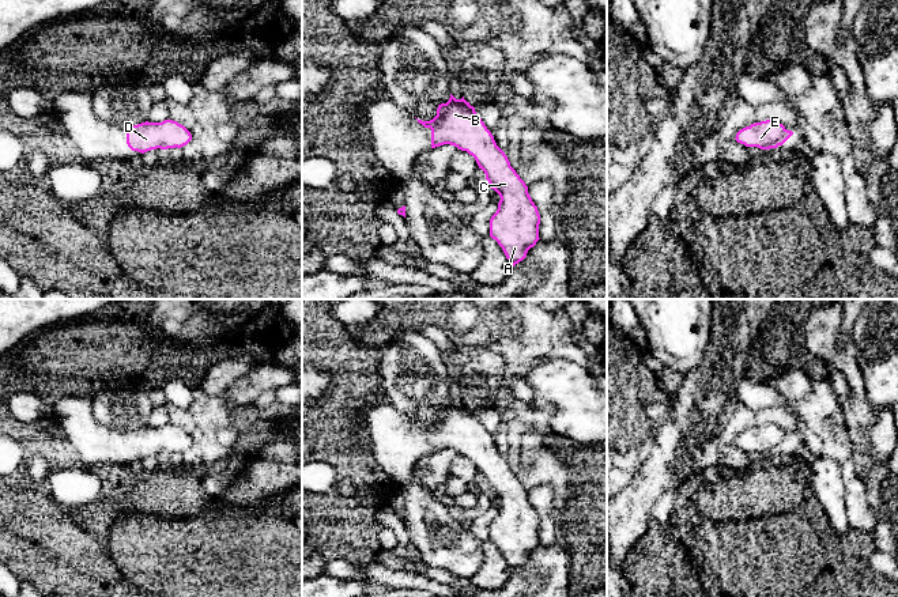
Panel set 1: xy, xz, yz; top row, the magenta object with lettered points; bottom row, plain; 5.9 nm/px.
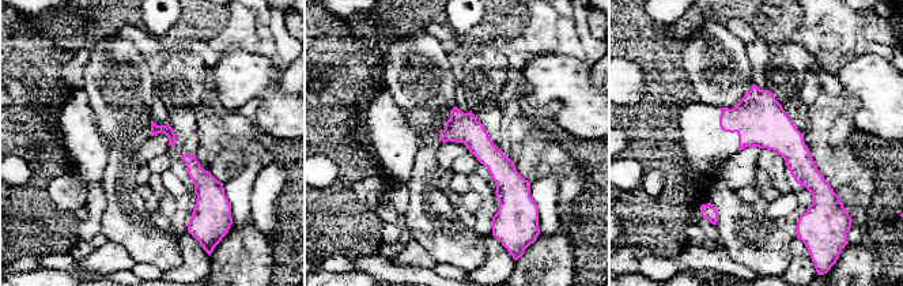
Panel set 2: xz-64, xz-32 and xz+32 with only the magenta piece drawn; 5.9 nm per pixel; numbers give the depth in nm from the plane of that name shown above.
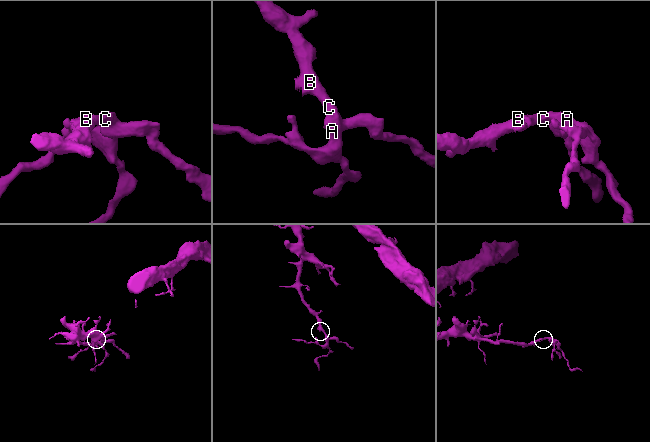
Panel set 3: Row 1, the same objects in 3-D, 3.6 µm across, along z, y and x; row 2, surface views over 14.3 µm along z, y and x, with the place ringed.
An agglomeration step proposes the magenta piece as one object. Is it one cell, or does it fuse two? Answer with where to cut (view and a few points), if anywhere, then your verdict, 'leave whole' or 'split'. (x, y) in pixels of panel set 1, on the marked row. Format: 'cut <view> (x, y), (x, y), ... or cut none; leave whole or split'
cut none; leave whole

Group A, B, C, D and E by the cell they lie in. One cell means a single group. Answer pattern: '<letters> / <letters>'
A B C D E

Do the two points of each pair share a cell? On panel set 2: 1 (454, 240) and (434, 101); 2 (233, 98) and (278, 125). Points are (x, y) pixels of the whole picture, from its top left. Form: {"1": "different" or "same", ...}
{"1": "same", "2": "same"}

